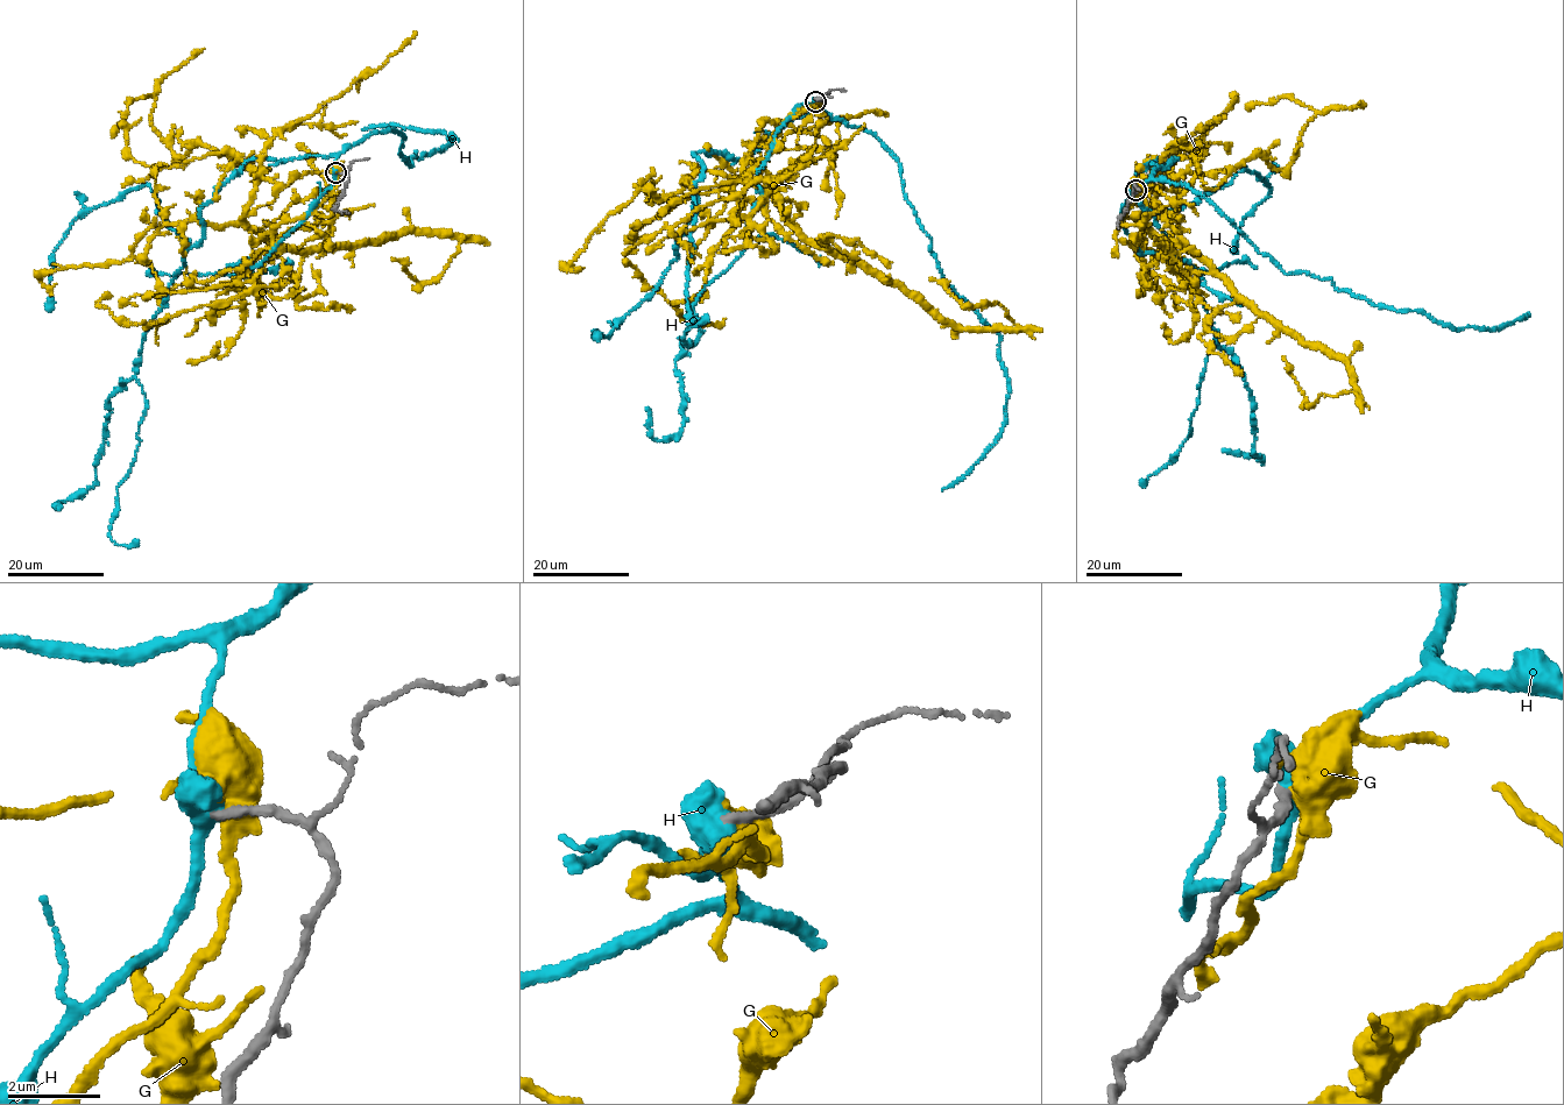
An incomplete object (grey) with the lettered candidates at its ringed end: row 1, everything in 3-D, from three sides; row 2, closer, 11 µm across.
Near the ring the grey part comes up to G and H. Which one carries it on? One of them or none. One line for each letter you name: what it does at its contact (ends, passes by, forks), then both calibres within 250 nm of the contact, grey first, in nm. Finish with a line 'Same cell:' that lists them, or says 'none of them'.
Same cell: none of them

